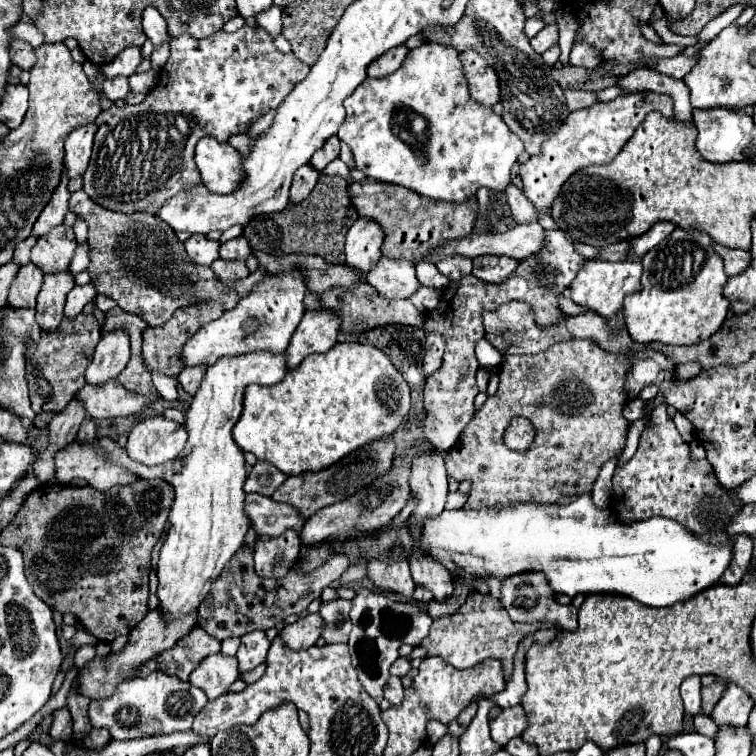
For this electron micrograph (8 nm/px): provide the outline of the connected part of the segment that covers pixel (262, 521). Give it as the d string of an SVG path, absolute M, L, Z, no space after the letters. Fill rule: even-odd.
M246 494L244 510L258 536L278 536L288 528L300 532L304 524L304 518L290 504L274 502L262 494Z

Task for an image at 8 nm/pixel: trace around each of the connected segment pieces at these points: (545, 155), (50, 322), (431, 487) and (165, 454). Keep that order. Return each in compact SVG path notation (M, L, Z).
M632 92L618 96L610 102L598 102L590 108L574 110L568 114L562 128L552 134L538 156L532 156L526 164L520 166L520 176L524 182L524 194L530 202L534 202L536 210L550 210L560 186L582 166L590 164L608 164L628 142L634 134L636 126L646 118L650 112L660 112L664 118L672 120L674 116L674 102L668 94L658 92Z
M70 270L46 274L42 282L42 290L38 294L36 304L36 322L44 332L56 330L62 320L62 306L66 294L74 288L74 276Z
M430 450L412 458L410 490L416 500L416 508L410 514L410 534L414 542L420 540L424 522L442 514L448 496L448 474L442 452Z
M150 416L138 422L130 432L126 452L146 466L156 466L174 460L182 452L186 440L188 432L184 424L164 416Z

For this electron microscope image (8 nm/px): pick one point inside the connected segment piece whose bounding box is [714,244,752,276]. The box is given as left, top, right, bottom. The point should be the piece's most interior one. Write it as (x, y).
(735, 261)

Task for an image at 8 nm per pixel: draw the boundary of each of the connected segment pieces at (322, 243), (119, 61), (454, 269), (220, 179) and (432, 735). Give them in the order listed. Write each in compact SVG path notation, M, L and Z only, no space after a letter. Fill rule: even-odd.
M332 178L330 182L318 184L312 194L302 202L290 202L282 212L254 216L246 228L244 236L254 250L264 250L266 254L286 256L286 254L316 254L326 258L332 264L344 264L344 238L346 230L358 218L356 208L352 206L346 190L344 178ZM322 186L330 186L324 188Z
M126 46L112 62L104 64L100 70L106 78L132 76L140 62L142 62L142 48L140 46Z
M450 258L436 264L440 274L444 274L450 280L458 280L462 276L468 276L472 270L472 258Z
M204 136L196 144L194 162L200 170L202 182L216 194L228 194L238 188L242 178L240 154L228 144L212 136Z
M430 720L427 724L427 741L432 745L435 744L446 734L446 727L436 720Z

